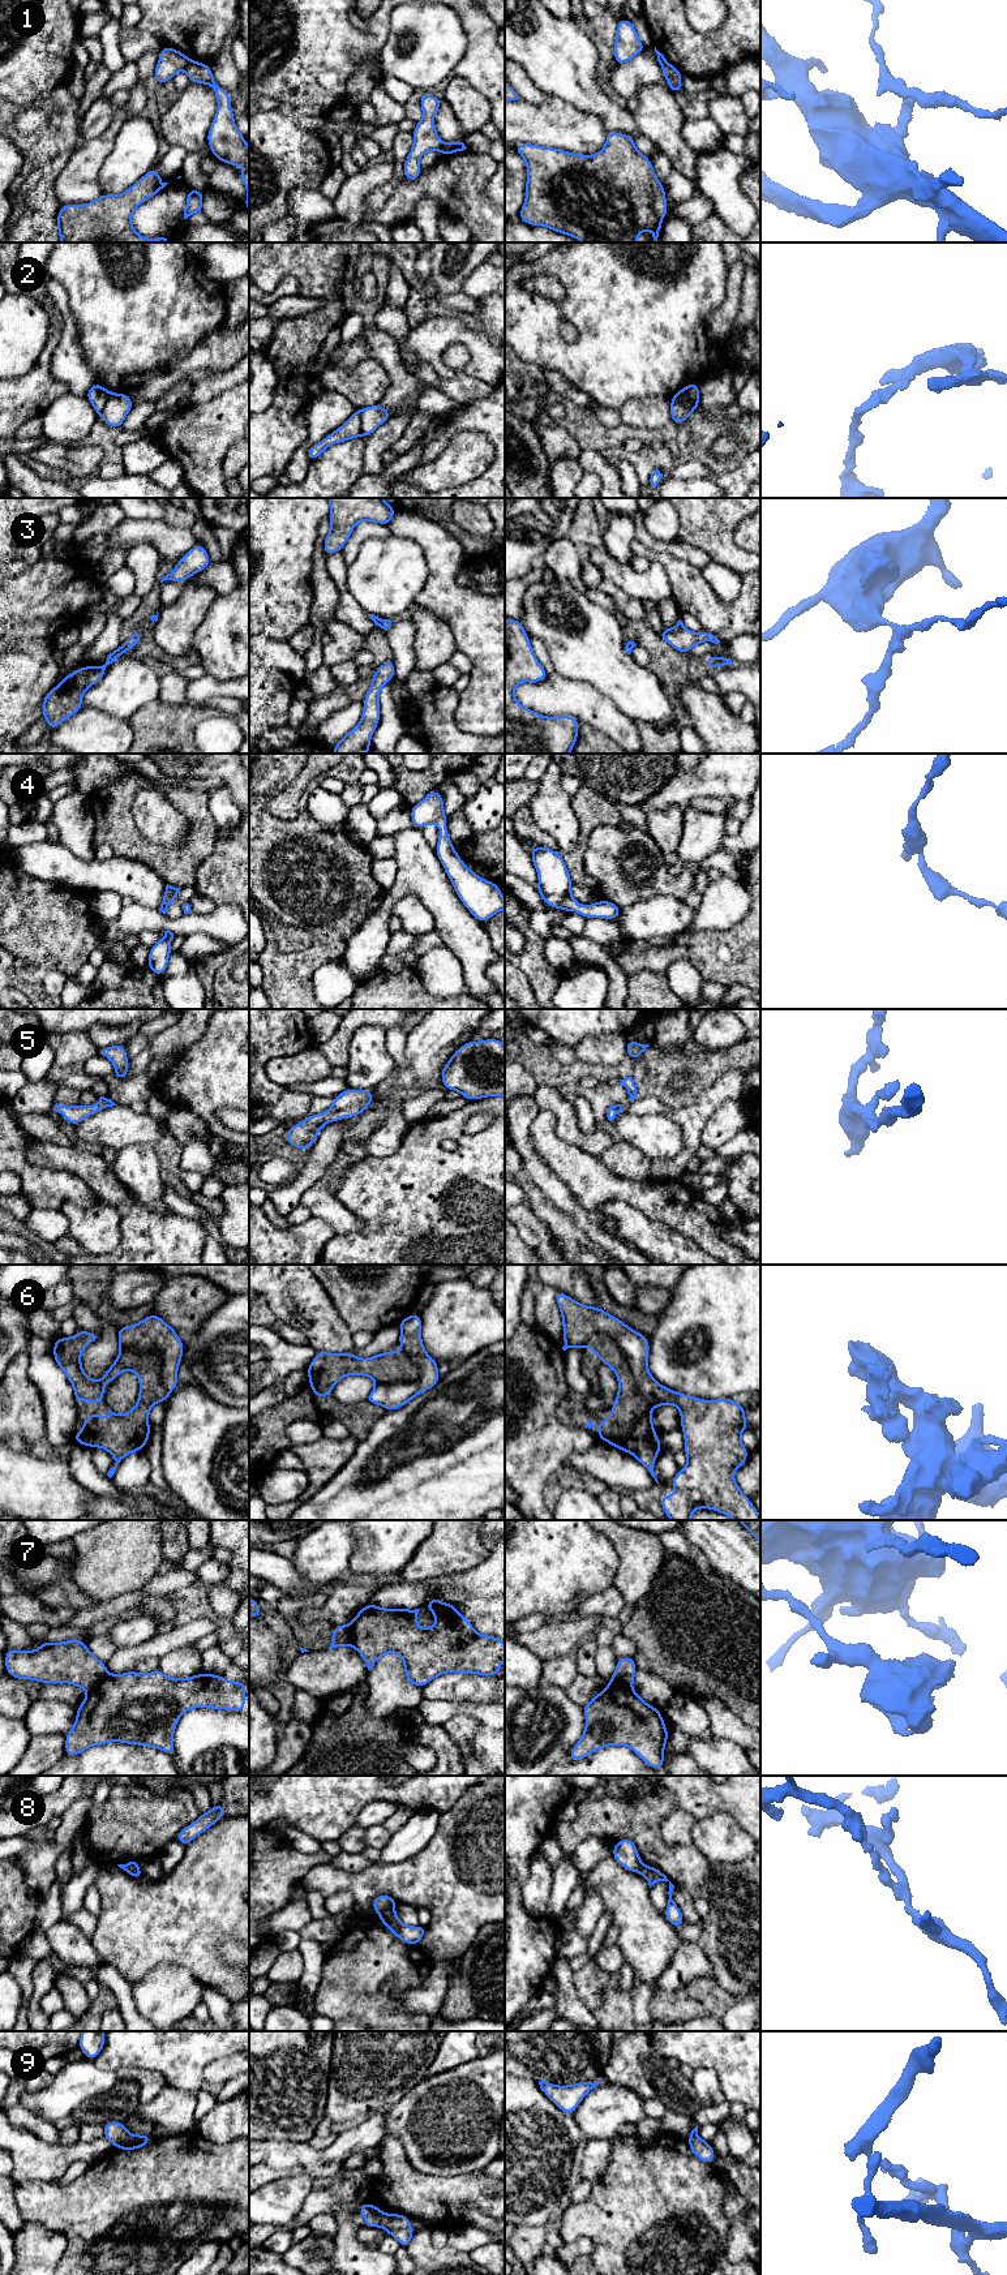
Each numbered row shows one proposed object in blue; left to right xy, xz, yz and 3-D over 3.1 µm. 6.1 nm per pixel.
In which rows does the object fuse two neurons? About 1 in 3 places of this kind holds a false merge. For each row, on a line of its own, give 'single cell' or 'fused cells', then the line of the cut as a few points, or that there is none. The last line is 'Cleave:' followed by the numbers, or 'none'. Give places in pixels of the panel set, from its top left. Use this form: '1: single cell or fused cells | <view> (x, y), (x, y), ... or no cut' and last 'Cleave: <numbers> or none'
1: fused cells | xy (191, 61), (184, 68)
2: fused cells | yz (671, 399), (690, 402), (698, 406)
3: single cell | no cut
4: single cell | no cut
5: single cell | no cut
6: fused cells | xy (120, 1344), (153, 1351), (161, 1359), (161, 1379), (171, 1389)
7: fused cells | yz (609, 1681), (630, 1686)
8: fused cells | xz (393, 1909), (385, 1909), (378, 1914)
9: fused cells | xy (129, 2134), (120, 2147)
Cleave: 1, 2, 6, 7, 8, 9

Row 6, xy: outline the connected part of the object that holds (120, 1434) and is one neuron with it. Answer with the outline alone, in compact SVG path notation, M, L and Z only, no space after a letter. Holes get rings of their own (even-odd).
M80 1330L74 1336L72 1338L59 1338L53 1342L53 1358L57 1362L57 1365L64 1370L67 1378L69 1379L69 1382L72 1383L73 1388L74 1388L74 1399L76 1402L94 1402L97 1404L102 1404L104 1402L104 1383L113 1383L116 1377L125 1372L125 1370L132 1370L137 1374L138 1377L138 1382L140 1382L140 1394L137 1398L137 1404L133 1409L130 1409L129 1412L124 1413L124 1415L117 1415L115 1412L112 1412L111 1409L108 1409L110 1417L107 1420L102 1418L100 1412L98 1411L94 1415L87 1416L83 1422L82 1422L82 1431L81 1433L73 1433L73 1442L78 1442L82 1446L87 1446L87 1447L99 1447L99 1448L104 1448L106 1451L108 1451L116 1464L108 1471L107 1476L111 1478L116 1471L116 1465L129 1454L136 1452L136 1451L142 1451L147 1443L147 1439L150 1437L151 1429L149 1426L149 1412L151 1409L151 1407L155 1403L163 1403L166 1402L170 1395L171 1395L171 1388L167 1387L160 1378L160 1368L162 1368L162 1358L160 1356L158 1356L157 1353L151 1352L151 1351L137 1351L134 1348L128 1348L128 1347L121 1347L120 1345L120 1352L116 1357L116 1360L113 1361L113 1364L108 1368L108 1370L104 1373L104 1375L99 1379L99 1381L94 1381L91 1378L89 1378L85 1373L85 1370L82 1369L81 1365L81 1353L82 1351L91 1344L98 1336L95 1336L94 1334L89 1332L87 1330Z

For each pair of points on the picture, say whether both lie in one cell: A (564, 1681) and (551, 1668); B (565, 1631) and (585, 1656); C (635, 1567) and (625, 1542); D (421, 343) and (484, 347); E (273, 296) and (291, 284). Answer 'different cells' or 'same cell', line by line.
A: same cell
B: different cells
C: same cell
D: same cell
E: same cell

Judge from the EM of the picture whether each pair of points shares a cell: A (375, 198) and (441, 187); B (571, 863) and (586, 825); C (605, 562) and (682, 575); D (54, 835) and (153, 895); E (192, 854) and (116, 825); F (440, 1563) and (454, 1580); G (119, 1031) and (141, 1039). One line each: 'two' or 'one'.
A: two
B: one
C: two
D: two
E: one
F: two
G: two

